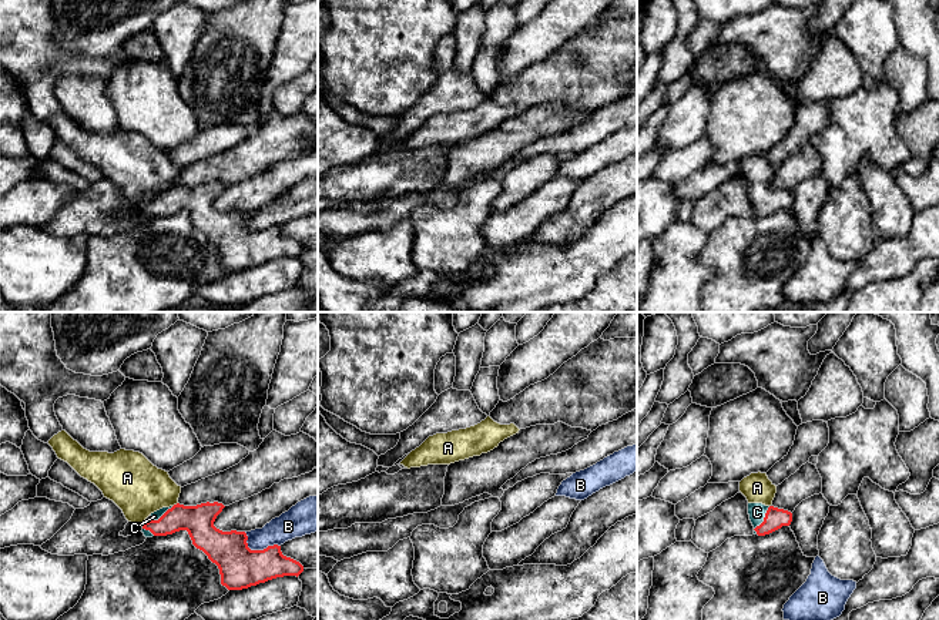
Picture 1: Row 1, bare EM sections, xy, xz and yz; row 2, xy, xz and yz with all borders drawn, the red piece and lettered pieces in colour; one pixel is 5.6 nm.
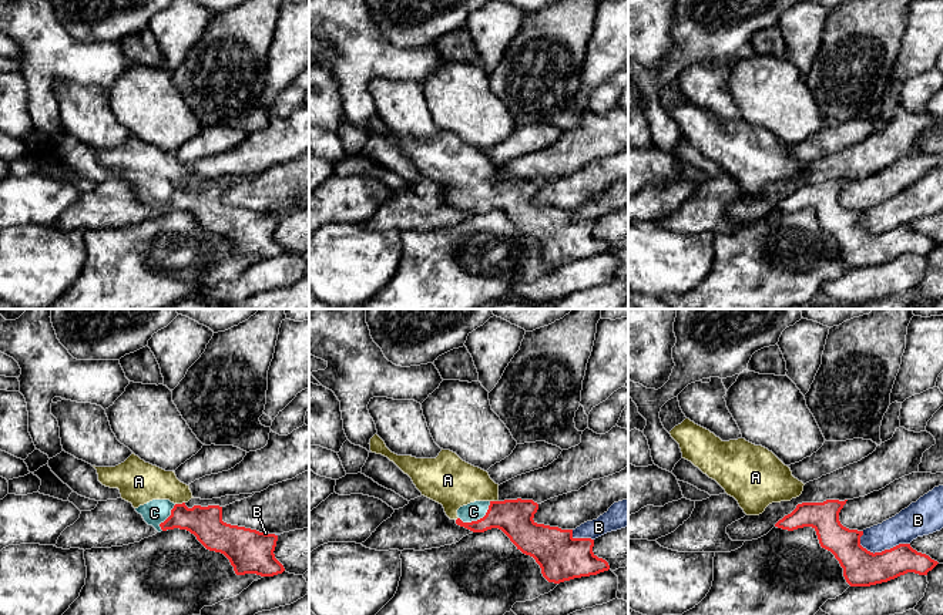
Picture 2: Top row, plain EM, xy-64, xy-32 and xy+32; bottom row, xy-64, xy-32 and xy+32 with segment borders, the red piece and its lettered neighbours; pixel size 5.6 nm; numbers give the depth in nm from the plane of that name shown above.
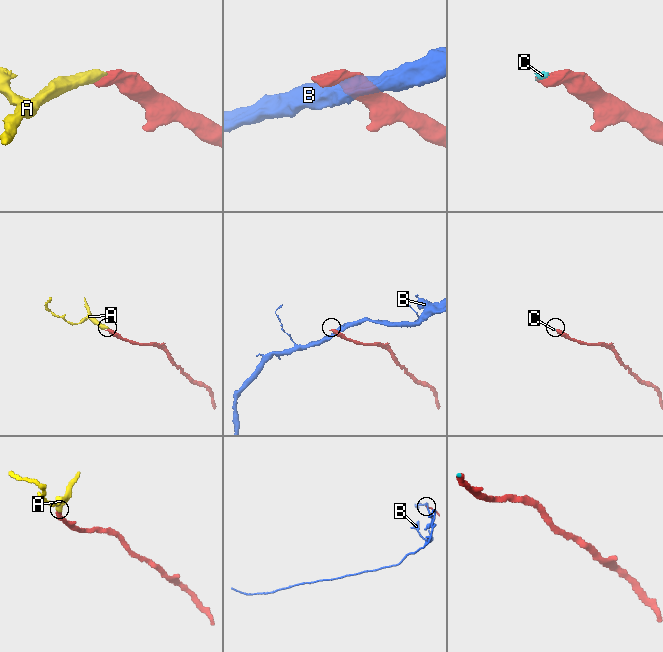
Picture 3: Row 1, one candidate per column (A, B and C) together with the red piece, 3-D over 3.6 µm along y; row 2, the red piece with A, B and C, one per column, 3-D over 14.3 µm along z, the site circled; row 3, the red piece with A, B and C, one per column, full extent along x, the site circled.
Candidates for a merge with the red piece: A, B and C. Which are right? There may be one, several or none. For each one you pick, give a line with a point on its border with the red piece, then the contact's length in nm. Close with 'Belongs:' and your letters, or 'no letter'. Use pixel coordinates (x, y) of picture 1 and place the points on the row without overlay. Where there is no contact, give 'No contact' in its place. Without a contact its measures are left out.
A: Touches red at xy (174, 186). Shared border 40 nm
Belongs: A

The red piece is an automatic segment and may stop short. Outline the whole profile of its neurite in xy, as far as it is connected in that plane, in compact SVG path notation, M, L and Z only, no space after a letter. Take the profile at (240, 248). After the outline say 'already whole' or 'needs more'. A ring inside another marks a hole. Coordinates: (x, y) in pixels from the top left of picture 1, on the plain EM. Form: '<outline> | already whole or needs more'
M66 111L54 115L48 125L58 140L113 181L128 202L141 205L154 217L187 211L192 225L218 247L221 265L228 271L248 269L284 257L298 258L304 252L304 247L284 237L278 225L251 231L245 212L217 210L214 202L225 188L222 184L180 185L181 167L140 133L90 133ZM162 188L168 191L158 201L145 201Z | needs more

